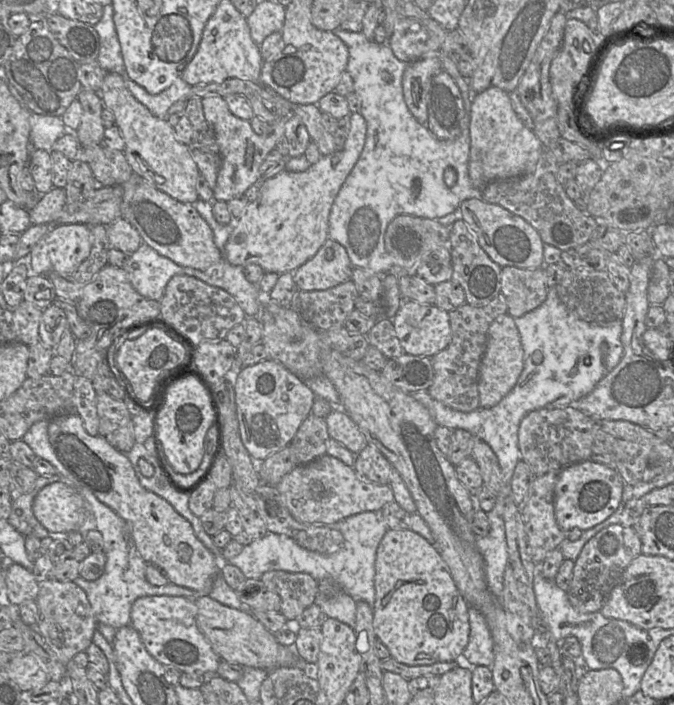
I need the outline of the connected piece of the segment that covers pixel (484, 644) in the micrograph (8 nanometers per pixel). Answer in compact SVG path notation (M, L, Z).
M471 605L468 614L469 641L462 655L474 666L491 667L494 662L493 639L485 618Z

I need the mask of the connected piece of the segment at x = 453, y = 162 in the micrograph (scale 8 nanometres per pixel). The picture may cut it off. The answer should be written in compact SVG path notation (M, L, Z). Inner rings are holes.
M337 28L332 31L346 45L349 58L346 72L354 83L354 93L361 103L360 114L367 123L367 133L361 155L339 190L329 216L329 238L343 245L353 268L362 268L374 274L395 270L392 257L387 253L384 234L388 224L398 215L436 220L453 213L469 198L480 198L480 190L474 187L469 176L470 115L466 113L461 121L461 133L453 140L439 140L425 125L420 124L409 111L402 88L402 78L407 63L395 57L387 43L377 44L362 32L351 32ZM453 168L457 181L448 187L443 179L444 171Z

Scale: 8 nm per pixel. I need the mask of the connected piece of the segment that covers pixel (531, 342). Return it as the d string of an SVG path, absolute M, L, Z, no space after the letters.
M548 287L545 301L534 310L514 318L514 321L523 347L524 367L516 385L497 405L490 408L479 407L471 412L462 412L435 400L430 396L428 390L410 393L415 400L427 408L438 426L444 426L451 430L464 429L469 431L474 438L486 442L498 458L504 484L510 484L515 466L522 459L518 446L518 430L521 420L529 412L544 408L557 398L569 397L572 402L583 398L619 363L624 352L621 342L621 321L598 325L580 319L561 302L556 287Z

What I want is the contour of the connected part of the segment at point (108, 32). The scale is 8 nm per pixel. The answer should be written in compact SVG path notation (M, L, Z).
M111 4L104 6L101 20L94 25L100 40L97 62L103 70L125 75L121 47L114 24Z

